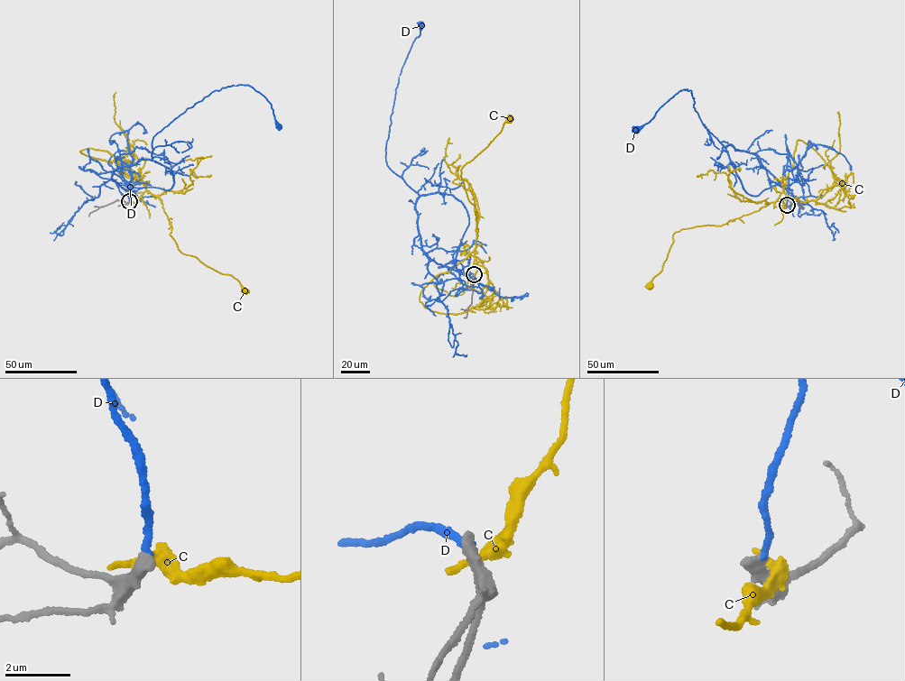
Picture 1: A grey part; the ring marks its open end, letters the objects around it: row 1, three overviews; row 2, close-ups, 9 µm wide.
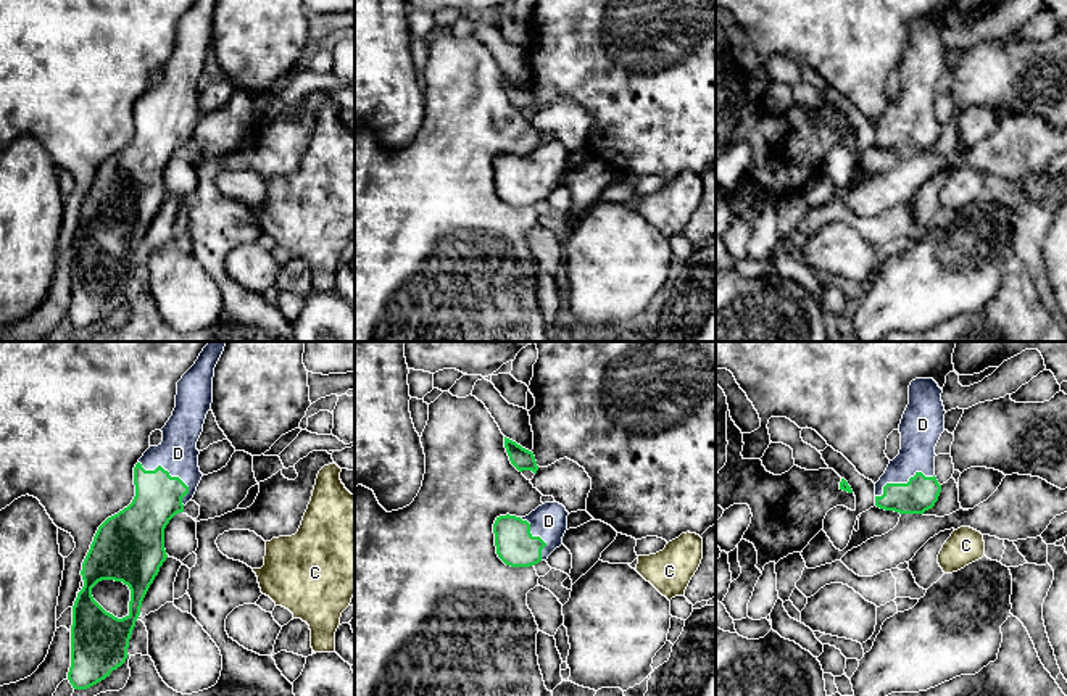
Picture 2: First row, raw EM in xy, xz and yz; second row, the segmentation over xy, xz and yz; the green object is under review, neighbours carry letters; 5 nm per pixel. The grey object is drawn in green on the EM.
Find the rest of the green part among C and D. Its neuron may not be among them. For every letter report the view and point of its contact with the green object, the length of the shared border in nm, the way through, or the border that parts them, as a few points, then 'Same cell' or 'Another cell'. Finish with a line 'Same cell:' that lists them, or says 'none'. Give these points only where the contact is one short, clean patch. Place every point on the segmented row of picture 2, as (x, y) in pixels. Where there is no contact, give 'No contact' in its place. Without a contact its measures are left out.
C: No contact. Another cell
D: Touches green at xy (170, 476). Shared border 320 nm. Path across: xy (158, 497), (170, 476), (178, 453). Same cell
Same cell: D

